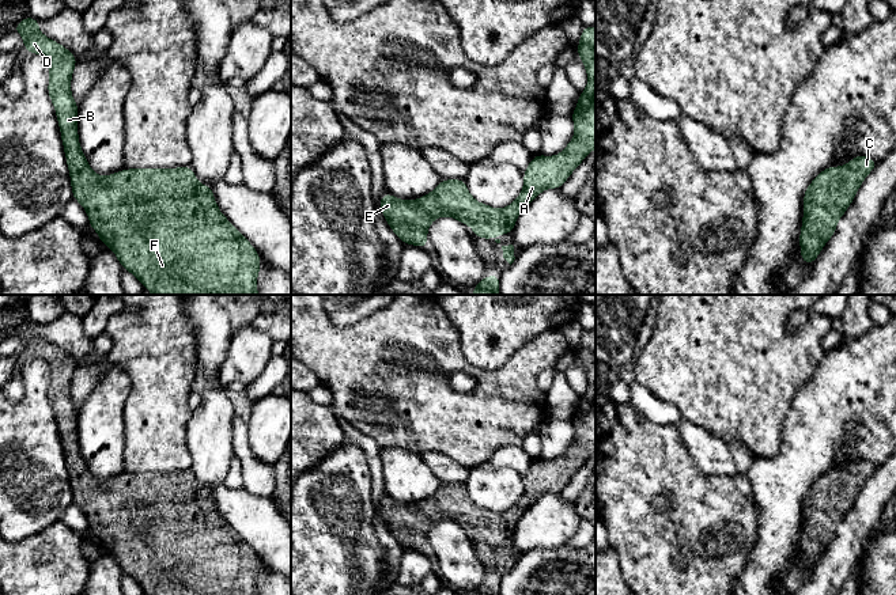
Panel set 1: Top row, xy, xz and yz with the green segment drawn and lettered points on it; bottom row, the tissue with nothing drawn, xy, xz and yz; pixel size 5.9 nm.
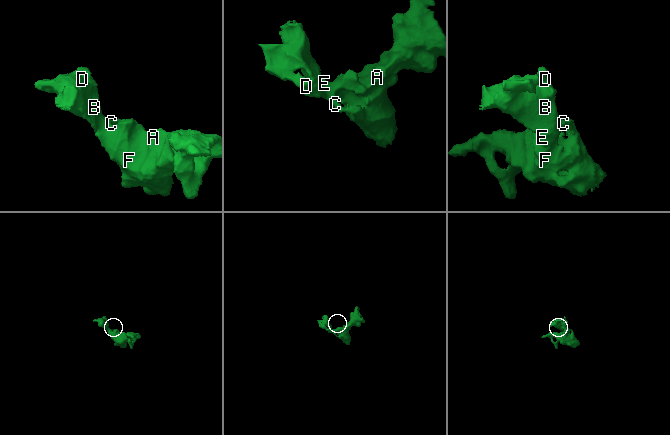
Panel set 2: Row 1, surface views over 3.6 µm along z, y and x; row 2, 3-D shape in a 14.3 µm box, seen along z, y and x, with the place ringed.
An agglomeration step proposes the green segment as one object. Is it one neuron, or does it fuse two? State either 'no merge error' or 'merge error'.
no merge error

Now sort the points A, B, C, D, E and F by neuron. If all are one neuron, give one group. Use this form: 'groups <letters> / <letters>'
groups A B C D E F

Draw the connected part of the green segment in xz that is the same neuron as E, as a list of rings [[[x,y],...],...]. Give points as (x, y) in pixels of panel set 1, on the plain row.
[[[583,330],[576,357],[587,376],[587,391],[579,398],[576,412],[570,420],[575,437],[567,451],[556,461],[534,459],[523,475],[523,493],[519,500],[506,512],[495,513],[476,505],[466,492],[465,484],[442,484],[430,497],[417,504],[404,505],[385,496],[379,505],[387,530],[404,549],[415,549],[427,553],[427,534],[430,528],[441,522],[449,520],[460,524],[464,530],[473,531],[473,542],[491,545],[494,539],[513,538],[514,528],[521,516],[545,493],[560,493],[571,477],[596,452],[596,330]]]

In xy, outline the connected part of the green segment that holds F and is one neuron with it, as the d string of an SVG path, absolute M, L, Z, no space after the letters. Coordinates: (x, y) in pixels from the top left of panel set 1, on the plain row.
M26 321L18 329L15 329L11 334L19 337L24 342L24 348L22 353L29 355L31 359L42 359L49 367L50 380L49 380L49 387L48 387L48 398L56 413L57 427L61 436L61 446L64 450L64 458L65 458L65 463L67 463L67 469L69 474L71 490L72 490L72 503L79 505L82 511L84 512L84 515L87 516L88 528L99 539L99 545L103 547L103 550L107 550L113 554L122 573L131 576L143 588L144 594L147 595L258 595L257 579L261 573L260 558L253 552L253 549L220 516L220 513L216 509L211 489L200 489L190 470L177 471L177 473L135 473L135 474L124 473L107 481L97 480L91 474L79 447L79 439L77 439L79 409L75 406L71 398L71 384L72 384L73 372L77 368L77 363L61 348L52 345L49 341L39 337L37 331L41 327L42 326L38 323Z

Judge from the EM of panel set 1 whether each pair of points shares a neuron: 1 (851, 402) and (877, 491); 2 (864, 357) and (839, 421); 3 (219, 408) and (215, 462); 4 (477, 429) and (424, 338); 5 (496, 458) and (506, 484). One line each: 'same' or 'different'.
1: different
2: same
3: same
4: same
5: different

